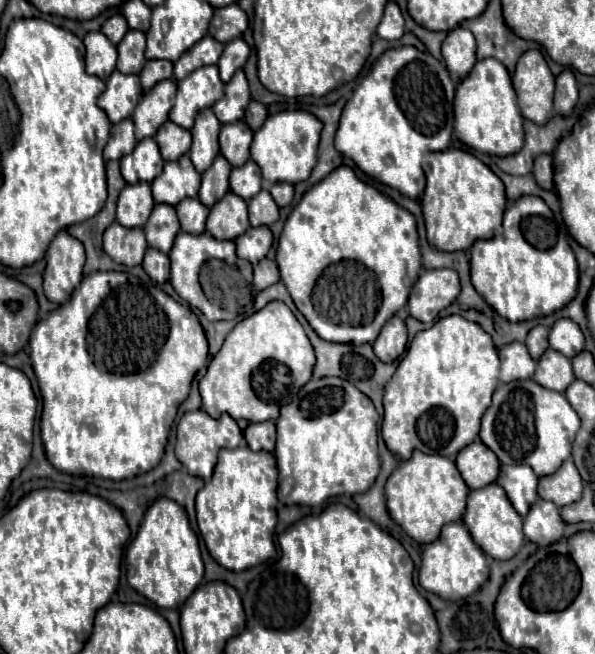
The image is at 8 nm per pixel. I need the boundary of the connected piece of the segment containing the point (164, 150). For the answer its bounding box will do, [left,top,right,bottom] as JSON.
[154,121,192,161]

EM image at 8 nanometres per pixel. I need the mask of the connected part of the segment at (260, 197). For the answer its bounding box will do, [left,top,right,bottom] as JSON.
[248,189,278,227]

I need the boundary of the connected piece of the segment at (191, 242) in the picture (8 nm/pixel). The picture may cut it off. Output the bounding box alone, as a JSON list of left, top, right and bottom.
[170,233,252,321]

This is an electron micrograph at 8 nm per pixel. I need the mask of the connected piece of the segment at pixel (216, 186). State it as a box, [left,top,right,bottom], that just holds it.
[198,155,232,207]

